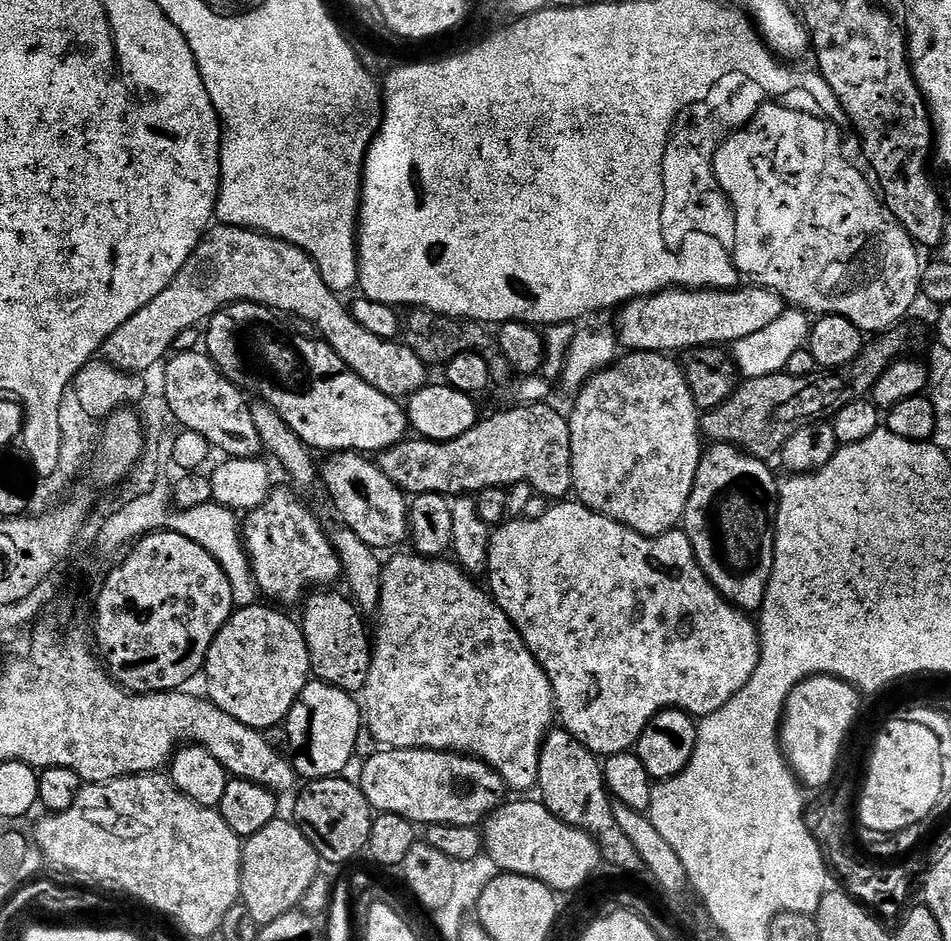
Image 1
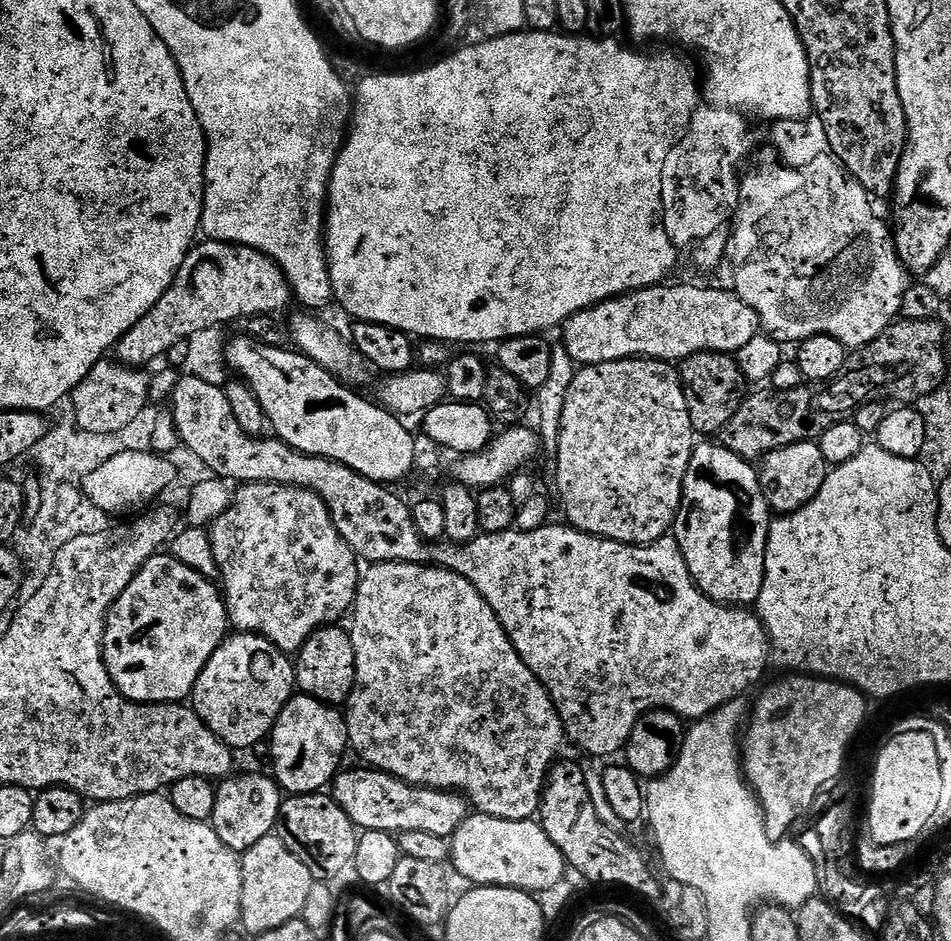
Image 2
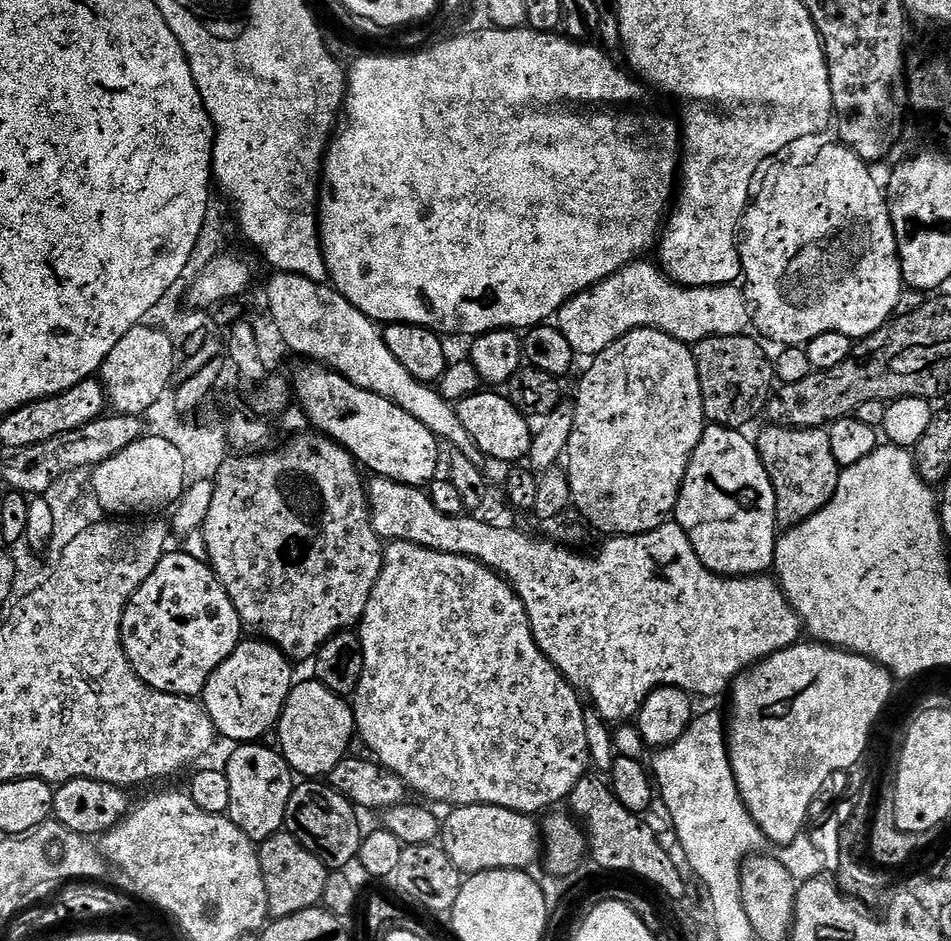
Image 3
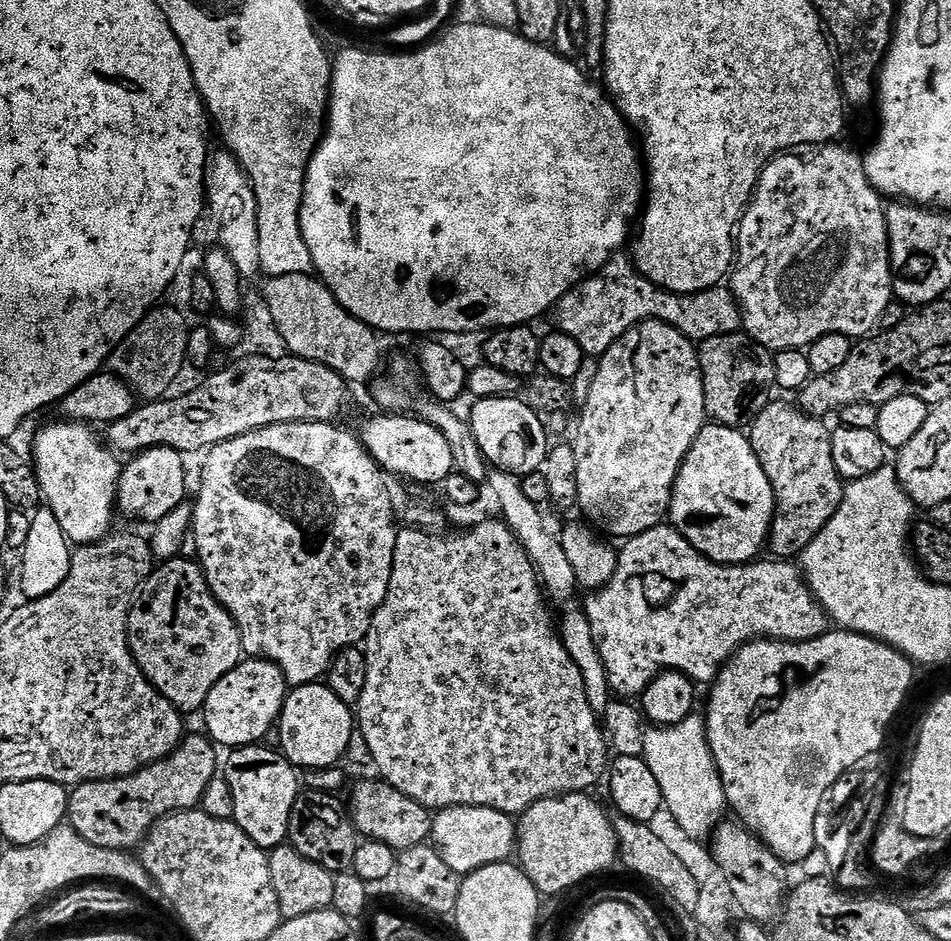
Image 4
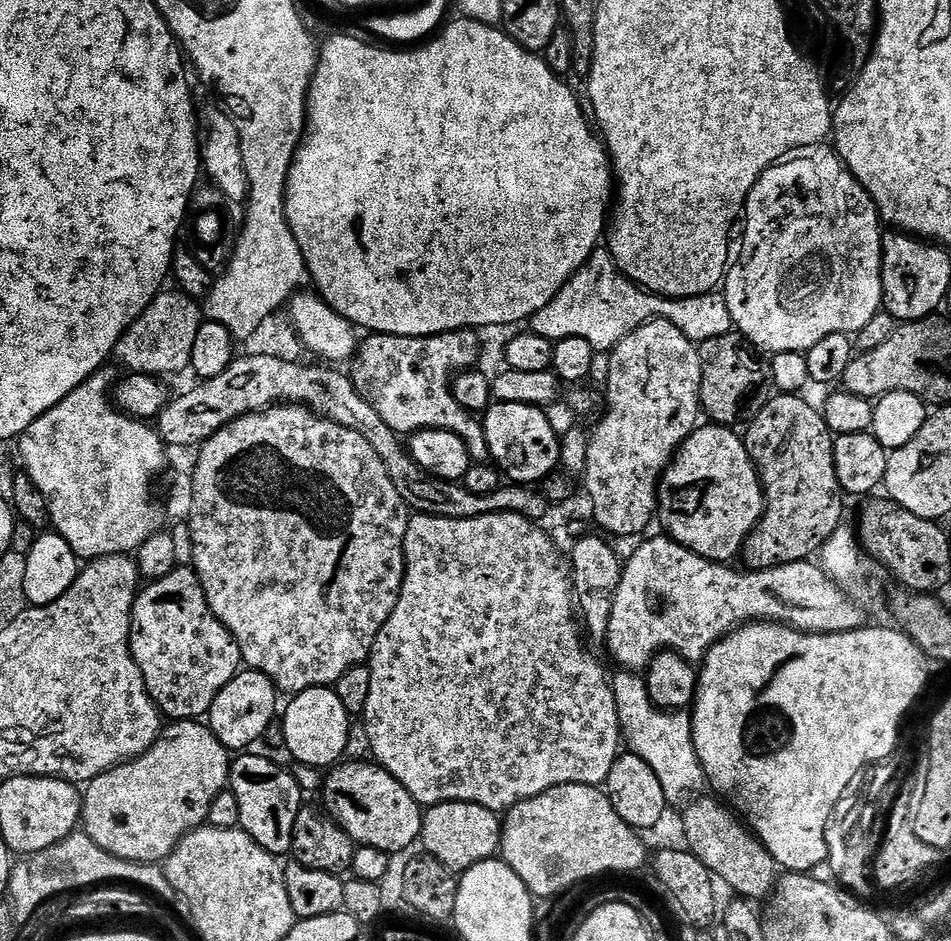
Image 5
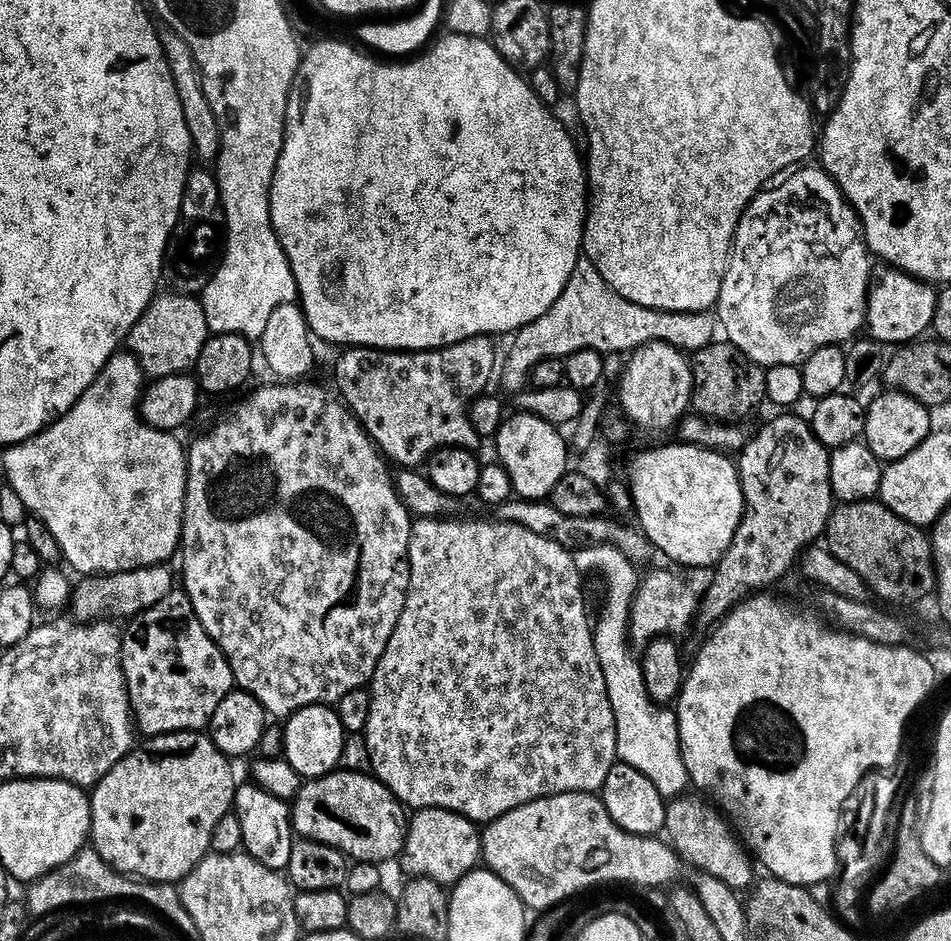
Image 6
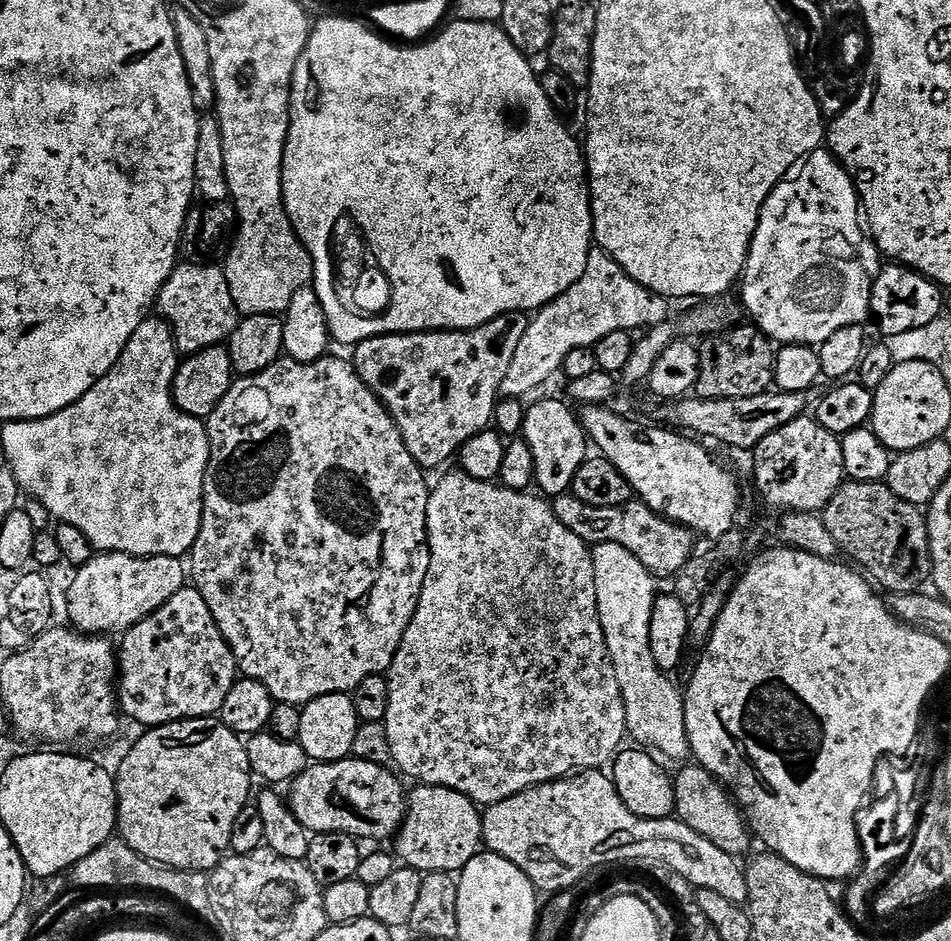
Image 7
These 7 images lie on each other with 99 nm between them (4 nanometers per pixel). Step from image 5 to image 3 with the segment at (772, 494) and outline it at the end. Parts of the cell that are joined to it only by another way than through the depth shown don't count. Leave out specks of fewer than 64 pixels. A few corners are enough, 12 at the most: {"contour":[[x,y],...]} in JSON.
{"contour":[[768,426],[754,443],[776,523],[806,522],[842,469],[824,428]]}

